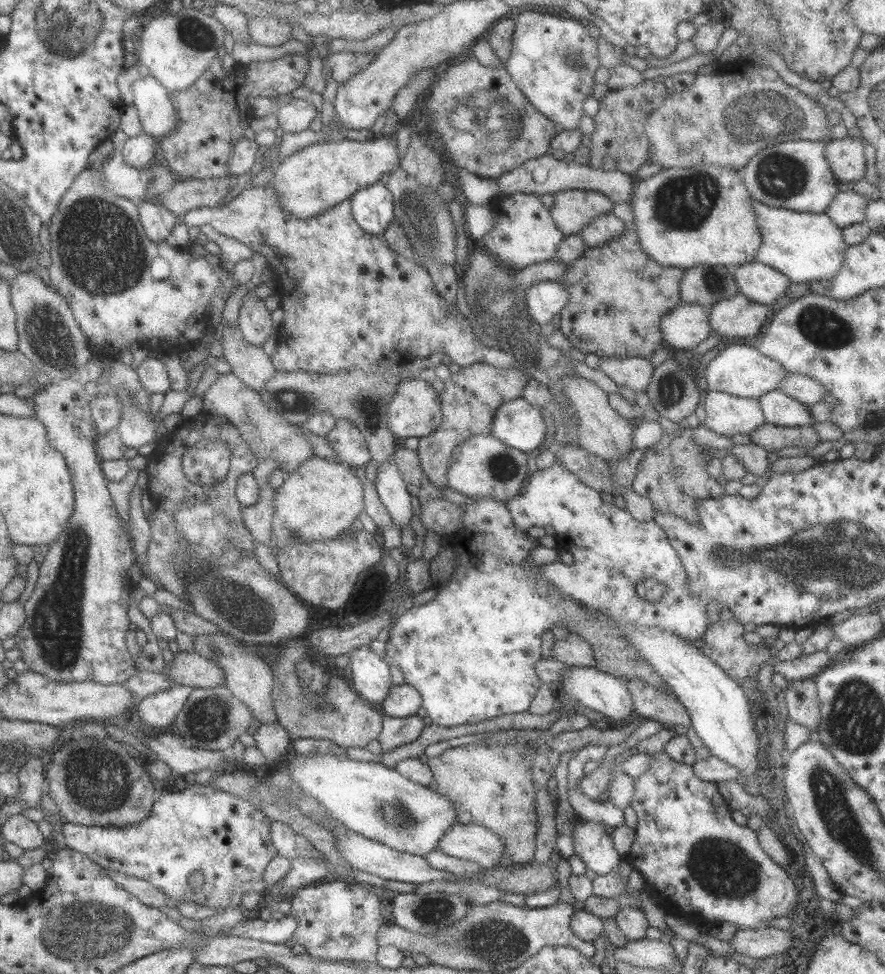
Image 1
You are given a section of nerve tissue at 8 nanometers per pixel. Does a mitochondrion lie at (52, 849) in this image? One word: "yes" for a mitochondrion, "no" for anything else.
no

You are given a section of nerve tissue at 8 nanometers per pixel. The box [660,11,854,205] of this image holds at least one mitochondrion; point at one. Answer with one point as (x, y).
(758, 114)

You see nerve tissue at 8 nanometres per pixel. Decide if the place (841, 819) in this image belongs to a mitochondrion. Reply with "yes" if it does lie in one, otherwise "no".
yes

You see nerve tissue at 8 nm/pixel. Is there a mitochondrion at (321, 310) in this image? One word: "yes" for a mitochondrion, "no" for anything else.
no

